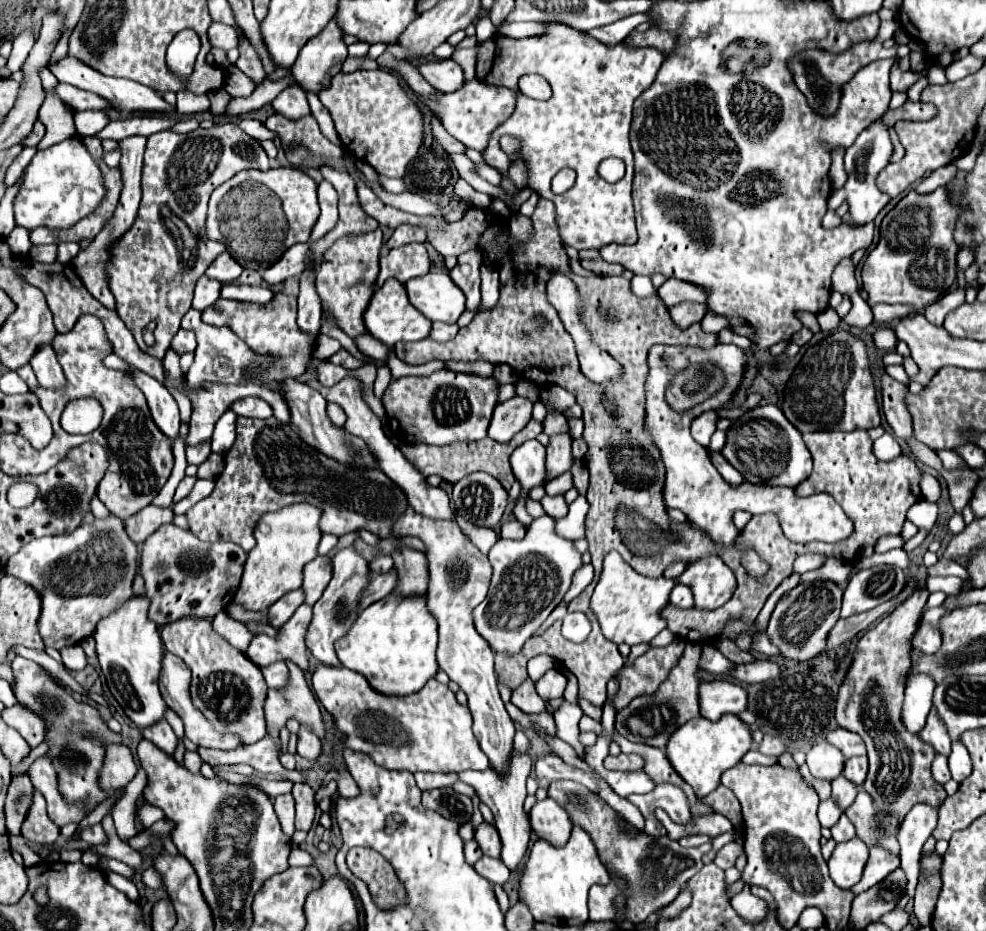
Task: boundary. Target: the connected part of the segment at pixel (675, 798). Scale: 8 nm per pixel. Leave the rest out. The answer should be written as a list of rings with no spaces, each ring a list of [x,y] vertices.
[[[669,782],[657,784],[653,792],[649,794],[629,794],[629,802],[633,802],[637,808],[641,808],[641,814],[645,816],[645,832],[649,836],[657,836],[657,820],[653,820],[651,812],[653,808],[663,808],[671,818],[673,814],[691,814],[689,812],[689,800],[685,792]]]

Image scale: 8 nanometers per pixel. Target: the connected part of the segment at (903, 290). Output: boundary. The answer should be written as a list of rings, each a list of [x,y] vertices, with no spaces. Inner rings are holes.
[[[937,188],[931,194],[917,194],[909,192],[899,204],[883,218],[881,222],[881,240],[877,248],[867,256],[863,264],[863,282],[869,294],[867,302],[877,304],[915,304],[917,310],[923,310],[931,302],[939,300],[955,280],[955,256],[957,244],[953,242],[953,220],[957,220],[957,206],[949,204],[949,196],[945,188]]]

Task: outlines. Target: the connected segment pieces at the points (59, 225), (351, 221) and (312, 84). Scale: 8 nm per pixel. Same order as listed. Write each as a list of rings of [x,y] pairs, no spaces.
[[[79,136],[67,138],[45,150],[39,150],[29,166],[23,170],[21,188],[13,200],[13,212],[17,226],[35,230],[39,226],[51,230],[65,230],[77,224],[81,218],[93,214],[107,196],[103,174],[99,164],[87,152]]]
[[[323,166],[321,174],[323,174],[323,178],[327,182],[333,184],[333,188],[339,194],[339,222],[337,222],[337,226],[329,234],[325,234],[325,238],[321,238],[317,242],[311,242],[311,254],[309,254],[309,258],[311,258],[311,266],[315,270],[319,270],[323,254],[339,238],[343,238],[347,234],[367,234],[367,232],[373,232],[373,230],[379,228],[377,220],[371,218],[371,216],[367,216],[361,210],[353,178],[347,172],[331,168],[331,166]]]
[[[333,18],[301,50],[301,56],[291,66],[291,74],[305,90],[319,92],[341,70],[345,60],[347,44],[343,42],[343,30],[337,24],[337,18]]]

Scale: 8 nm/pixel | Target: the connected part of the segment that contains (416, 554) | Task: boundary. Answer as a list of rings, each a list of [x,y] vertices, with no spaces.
[[[395,546],[391,558],[395,560],[395,568],[399,572],[399,584],[395,594],[411,596],[411,594],[425,594],[429,584],[429,568],[427,556],[419,550],[409,546]]]

